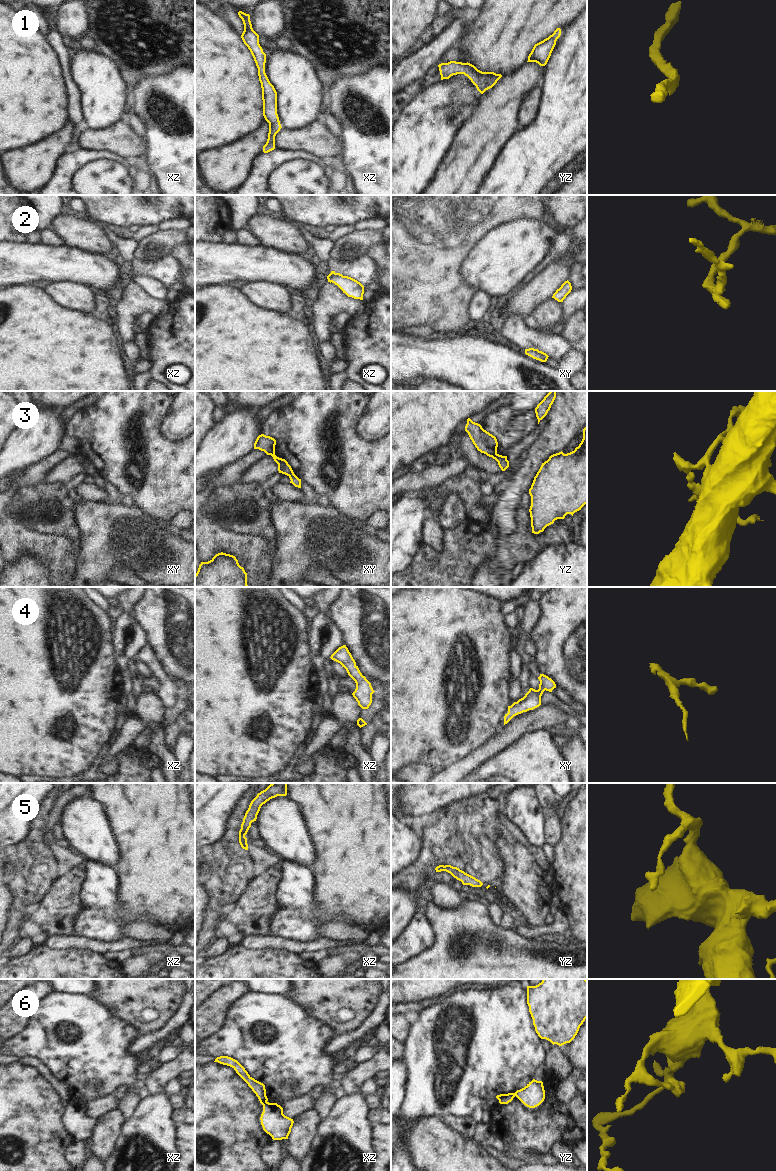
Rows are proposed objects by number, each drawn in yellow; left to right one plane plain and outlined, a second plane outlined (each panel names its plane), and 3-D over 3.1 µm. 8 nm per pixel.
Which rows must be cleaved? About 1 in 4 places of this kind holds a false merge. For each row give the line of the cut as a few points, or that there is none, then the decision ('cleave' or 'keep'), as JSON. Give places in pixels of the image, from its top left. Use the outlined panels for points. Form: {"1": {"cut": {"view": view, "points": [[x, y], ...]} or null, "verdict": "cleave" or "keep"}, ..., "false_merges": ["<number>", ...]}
{"1": {"cut": null, "verdict": "keep"}, "2": {"cut": null, "verdict": "keep"}, "3": {"cut": {"view": "yz", "points": [[497, 454], [493, 458]]}, "verdict": "cleave"}, "4": {"cut": null, "verdict": "keep"}, "5": {"cut": null, "verdict": "keep"}, "6": {"cut": {"view": "xz", "points": [[267, 1102], [263, 1105]]}, "verdict": "cleave"}, "false_merges": ["3", "6"]}

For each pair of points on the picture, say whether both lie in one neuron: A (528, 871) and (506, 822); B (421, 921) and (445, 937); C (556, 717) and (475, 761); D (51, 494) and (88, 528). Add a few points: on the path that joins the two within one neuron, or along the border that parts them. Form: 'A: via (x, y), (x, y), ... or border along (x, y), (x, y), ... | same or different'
A: border along (503, 830), (521, 842), (532, 854) | different
B: border along (426, 910), (433, 923), (436, 942), (425, 952) | different
C: via (536, 718), (519, 724), (495, 743) | same
D: border along (74, 503), (74, 517), (79, 529), (80, 539) | different

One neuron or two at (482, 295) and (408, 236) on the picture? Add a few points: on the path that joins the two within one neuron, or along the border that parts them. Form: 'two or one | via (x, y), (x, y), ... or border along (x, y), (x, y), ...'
two | border along (477, 289), (470, 301), (468, 312)

